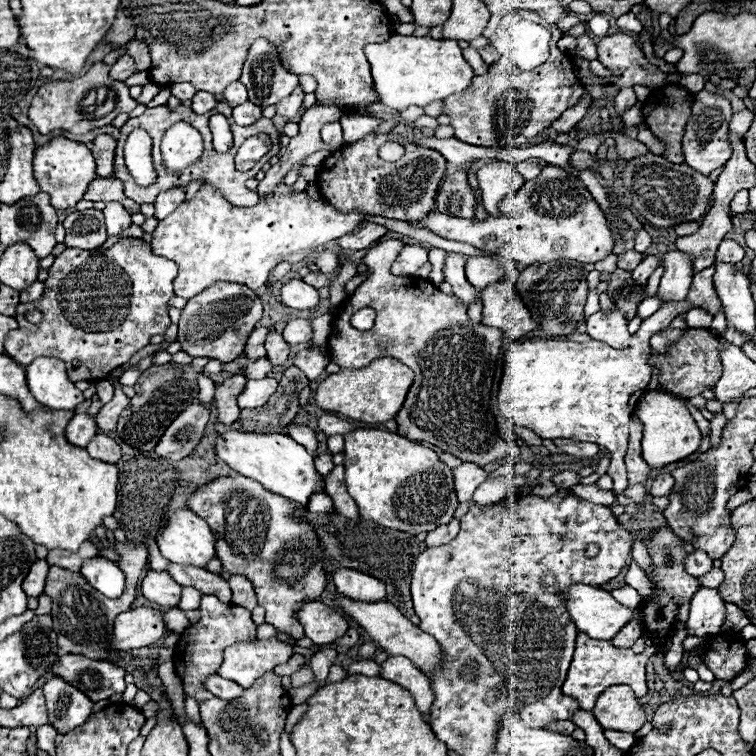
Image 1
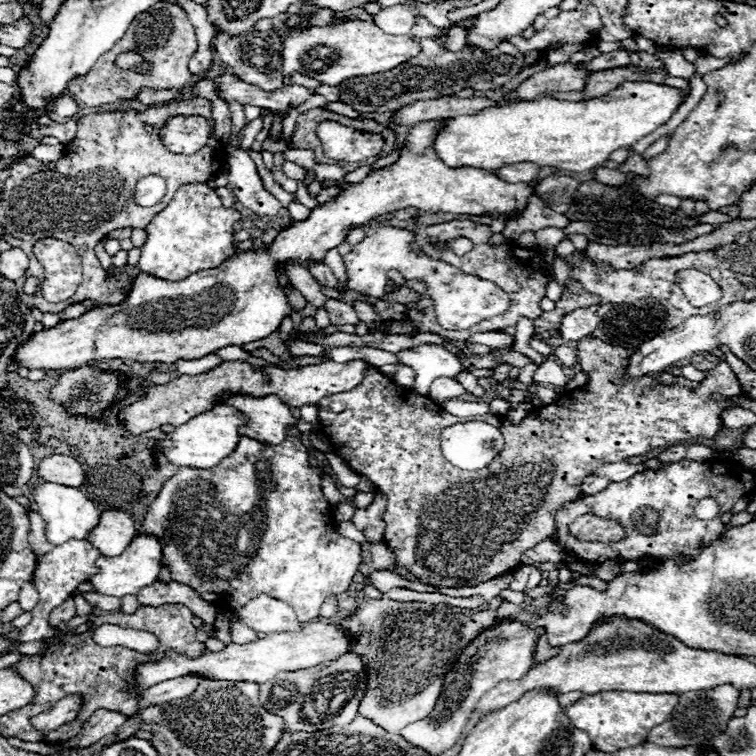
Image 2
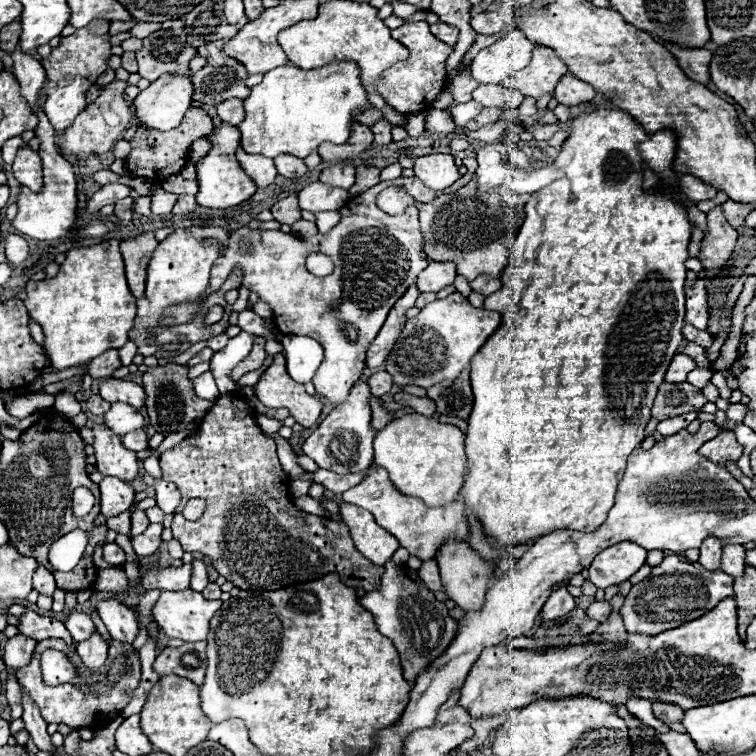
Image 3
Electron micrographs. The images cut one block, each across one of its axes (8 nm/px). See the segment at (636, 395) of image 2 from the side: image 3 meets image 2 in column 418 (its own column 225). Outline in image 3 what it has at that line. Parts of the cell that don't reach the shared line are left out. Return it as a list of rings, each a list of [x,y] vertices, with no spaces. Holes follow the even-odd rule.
[[[240,390],[220,396],[202,418],[196,436],[184,438],[180,444],[176,444],[174,448],[166,450],[160,456],[160,468],[162,468],[162,478],[174,482],[182,492],[182,500],[174,512],[174,522],[172,522],[174,538],[182,544],[184,552],[202,552],[210,556],[218,574],[228,578],[228,582],[232,582],[236,588],[280,590],[292,584],[318,580],[330,572],[340,574],[346,586],[360,588],[358,594],[366,594],[378,588],[384,568],[370,562],[370,574],[368,574],[368,560],[364,560],[360,552],[356,552],[348,526],[344,522],[306,514],[292,504],[292,498],[288,496],[288,476],[278,462],[276,444],[272,438],[266,438],[262,430],[256,426],[254,410],[248,406]],[[190,498],[206,500],[206,512],[202,514],[202,518],[194,522],[182,518],[182,508]]]

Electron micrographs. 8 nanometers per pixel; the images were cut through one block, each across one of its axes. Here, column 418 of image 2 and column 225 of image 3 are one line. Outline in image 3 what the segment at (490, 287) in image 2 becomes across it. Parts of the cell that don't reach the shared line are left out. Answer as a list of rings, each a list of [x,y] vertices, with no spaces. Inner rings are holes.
[[[400,176],[390,182],[380,182],[374,188],[370,188],[368,192],[350,198],[348,204],[344,208],[340,208],[340,222],[326,234],[318,232],[318,234],[306,238],[306,236],[298,236],[298,234],[284,234],[280,230],[250,230],[248,226],[238,228],[238,230],[230,232],[230,240],[228,240],[230,244],[228,244],[226,252],[212,266],[210,284],[208,284],[208,292],[204,292],[204,298],[210,294],[216,294],[216,290],[224,284],[224,280],[228,278],[232,268],[240,268],[244,272],[242,284],[246,284],[246,288],[252,292],[260,292],[260,298],[272,306],[274,324],[278,326],[278,330],[282,334],[310,336],[322,344],[324,360],[312,382],[316,386],[316,392],[320,396],[326,396],[332,402],[332,406],[336,408],[336,406],[340,406],[340,402],[344,402],[348,398],[352,386],[364,374],[366,350],[372,344],[372,340],[376,338],[376,334],[380,332],[380,326],[386,322],[390,308],[408,290],[408,286],[412,286],[416,282],[416,276],[428,266],[428,258],[424,256],[424,250],[422,250],[422,232],[420,232],[420,224],[418,224],[416,204],[432,202],[434,198],[436,198],[436,192],[426,188],[426,184],[422,180]],[[390,186],[400,186],[414,198],[414,204],[408,206],[398,216],[390,216],[379,209],[376,204],[378,194]],[[240,242],[250,242],[250,246],[252,246],[250,252],[244,254],[240,250]],[[312,252],[322,252],[332,258],[334,272],[330,276],[320,278],[320,276],[308,274],[304,262],[306,262],[306,256]]]

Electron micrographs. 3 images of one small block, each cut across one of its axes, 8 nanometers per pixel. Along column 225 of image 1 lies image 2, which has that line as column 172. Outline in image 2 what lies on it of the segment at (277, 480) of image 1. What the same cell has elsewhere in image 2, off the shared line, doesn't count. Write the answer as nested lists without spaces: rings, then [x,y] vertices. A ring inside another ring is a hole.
[[[218,404],[208,412],[202,412],[188,420],[186,424],[178,426],[174,432],[166,436],[162,442],[162,452],[168,456],[170,462],[176,466],[190,466],[190,468],[212,468],[222,458],[230,456],[236,450],[236,444],[240,442],[238,428],[246,424],[246,416],[228,404]]]

